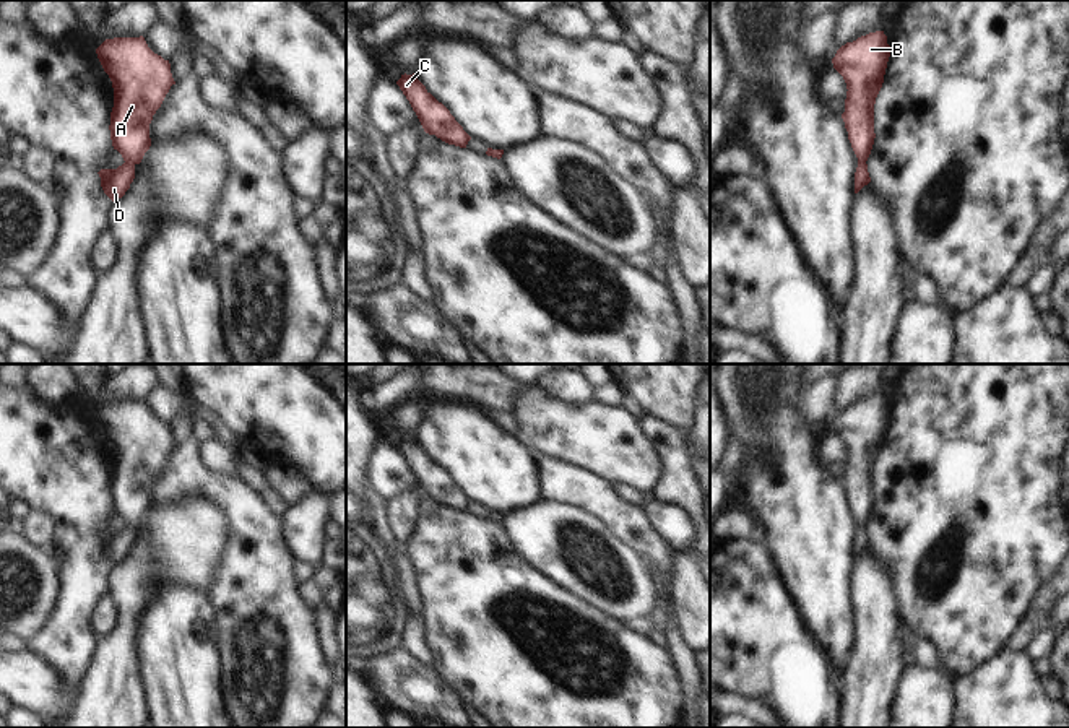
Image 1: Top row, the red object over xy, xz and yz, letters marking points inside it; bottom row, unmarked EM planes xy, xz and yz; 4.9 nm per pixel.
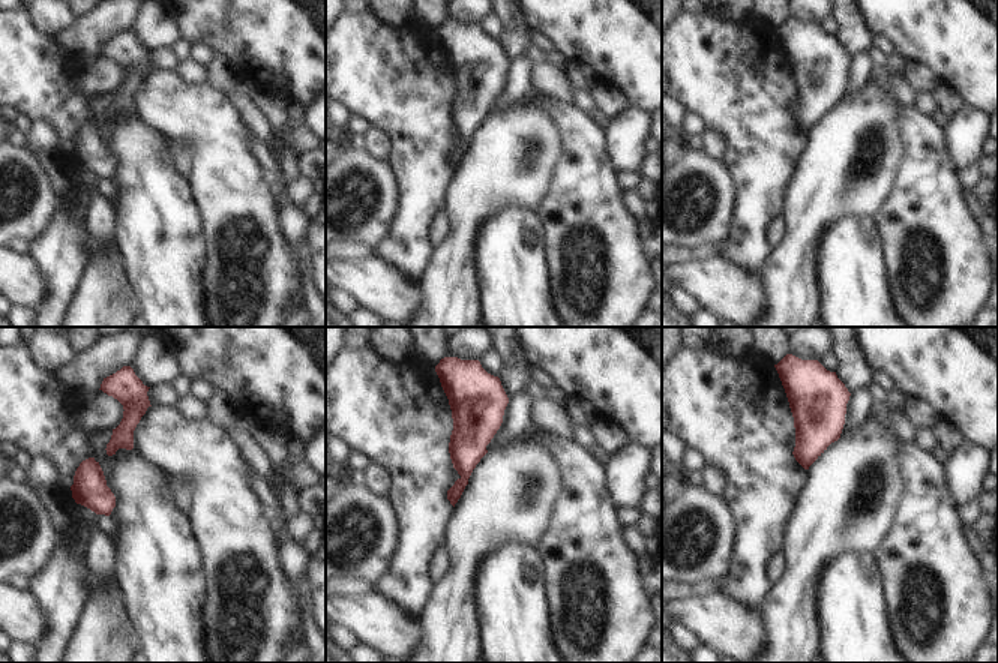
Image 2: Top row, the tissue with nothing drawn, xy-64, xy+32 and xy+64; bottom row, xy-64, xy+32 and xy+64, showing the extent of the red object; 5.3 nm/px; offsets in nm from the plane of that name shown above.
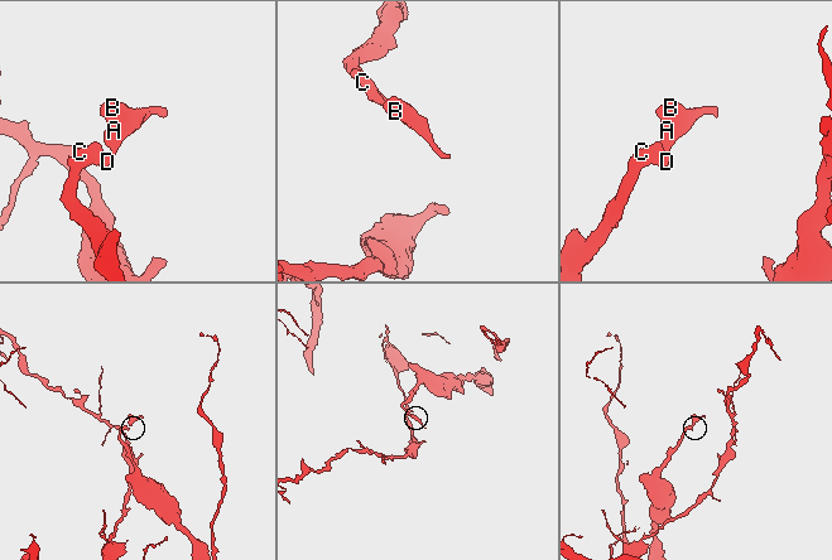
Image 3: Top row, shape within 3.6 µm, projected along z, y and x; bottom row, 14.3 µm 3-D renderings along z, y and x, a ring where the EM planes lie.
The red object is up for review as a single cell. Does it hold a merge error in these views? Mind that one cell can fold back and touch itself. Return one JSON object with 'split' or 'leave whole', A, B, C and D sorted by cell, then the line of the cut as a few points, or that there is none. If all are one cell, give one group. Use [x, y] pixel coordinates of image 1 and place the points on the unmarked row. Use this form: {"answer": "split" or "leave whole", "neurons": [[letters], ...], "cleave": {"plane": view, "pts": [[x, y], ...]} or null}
{"answer": "leave whole", "neurons": [["A", "B", "C", "D"]], "cleave": null}

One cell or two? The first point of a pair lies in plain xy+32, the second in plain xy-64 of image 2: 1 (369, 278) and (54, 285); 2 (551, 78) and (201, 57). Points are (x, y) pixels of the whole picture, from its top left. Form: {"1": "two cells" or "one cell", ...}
{"1": "two cells", "2": "two cells"}

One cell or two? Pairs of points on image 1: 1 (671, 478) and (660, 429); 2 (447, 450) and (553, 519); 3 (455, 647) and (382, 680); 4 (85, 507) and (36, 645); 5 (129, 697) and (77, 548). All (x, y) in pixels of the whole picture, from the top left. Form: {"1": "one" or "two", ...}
{"1": "one", "2": "two", "3": "two", "4": "one", "5": "two"}

